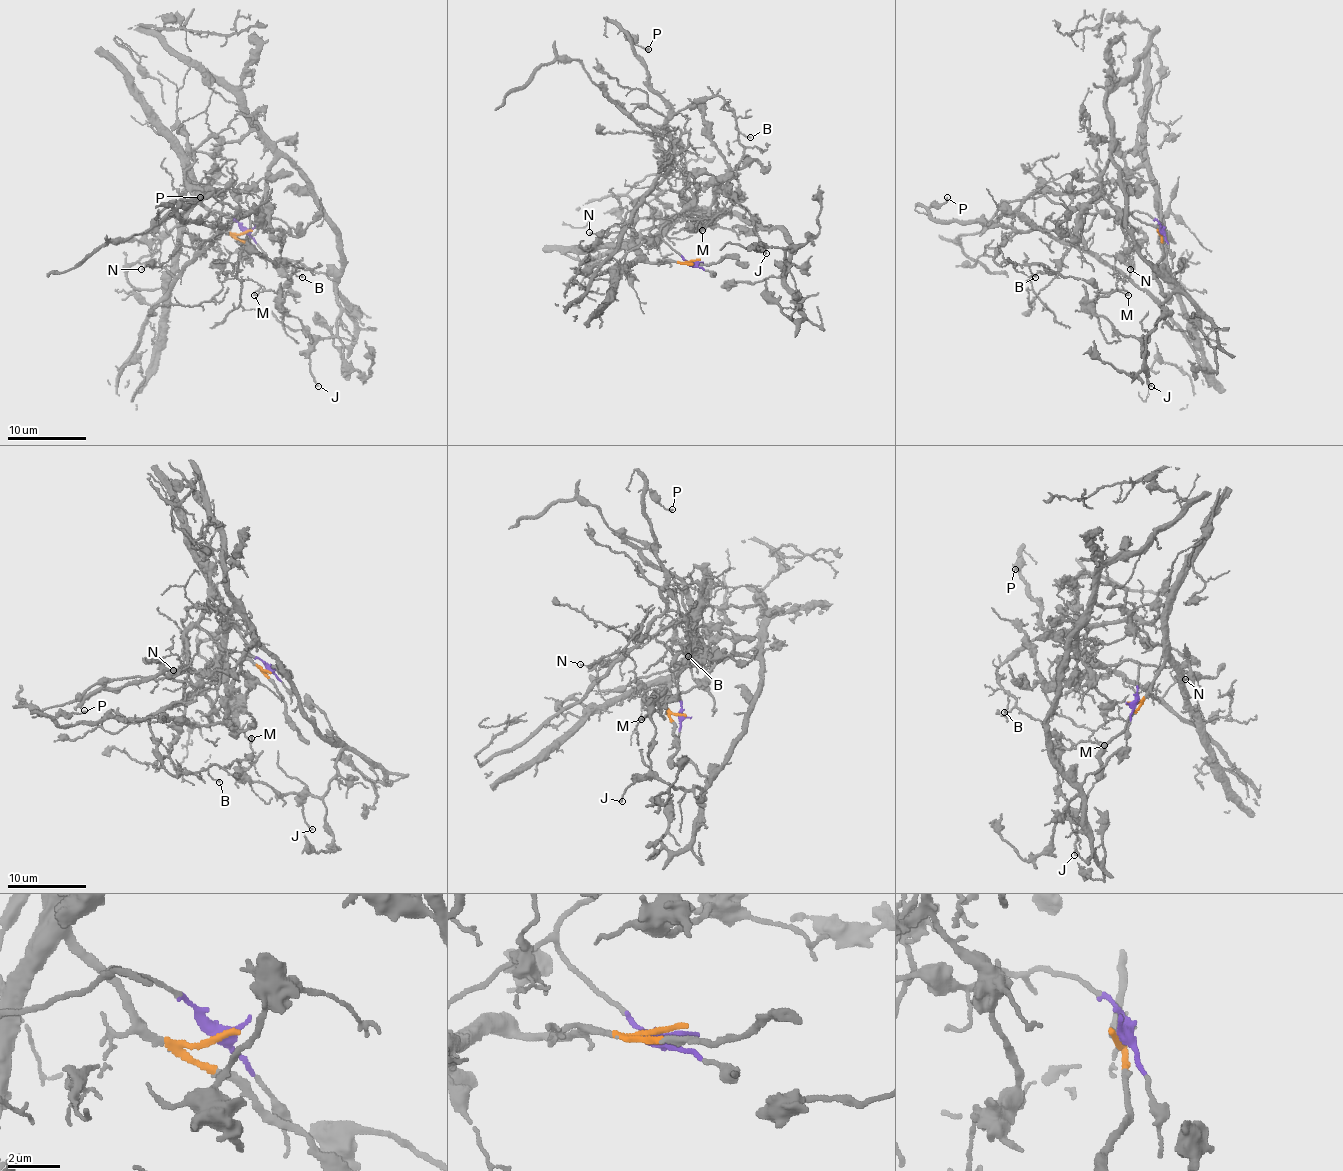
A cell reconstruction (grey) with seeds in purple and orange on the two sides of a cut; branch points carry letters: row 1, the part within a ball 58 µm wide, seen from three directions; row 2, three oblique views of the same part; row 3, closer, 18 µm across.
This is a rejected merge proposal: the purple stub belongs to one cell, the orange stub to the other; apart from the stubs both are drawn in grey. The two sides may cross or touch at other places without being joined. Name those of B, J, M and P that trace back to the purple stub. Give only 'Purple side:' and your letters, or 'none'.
Purple side: B, P

